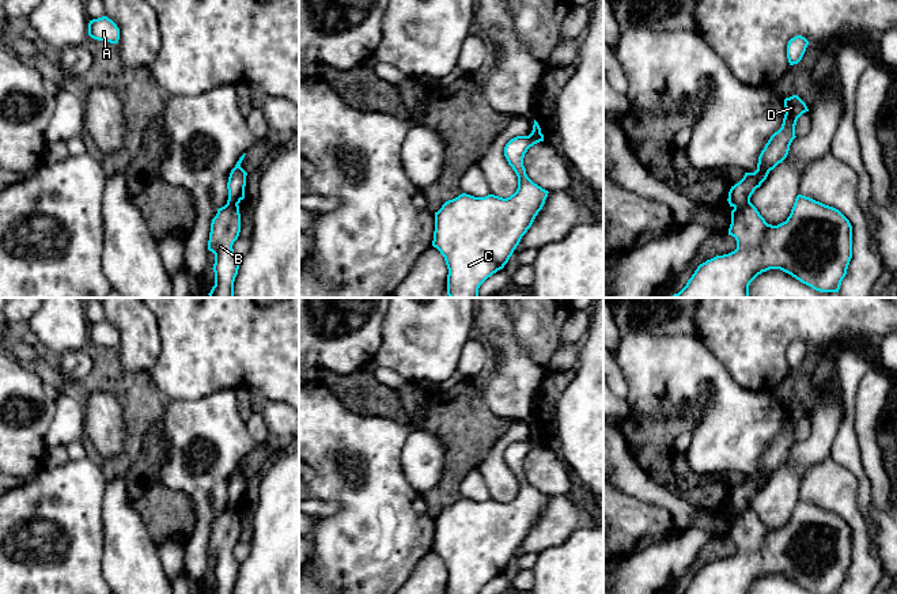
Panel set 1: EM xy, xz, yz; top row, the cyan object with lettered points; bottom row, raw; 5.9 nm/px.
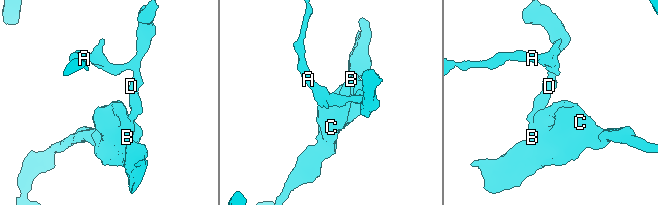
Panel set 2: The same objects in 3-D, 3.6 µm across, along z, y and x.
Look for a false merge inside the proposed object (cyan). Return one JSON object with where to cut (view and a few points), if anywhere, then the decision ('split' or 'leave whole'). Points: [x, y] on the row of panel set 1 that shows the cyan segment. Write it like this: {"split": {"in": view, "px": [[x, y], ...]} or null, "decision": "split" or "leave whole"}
{"split": {"in": "yz", "px": [[749, 200], [734, 208]]}, "decision": "split"}

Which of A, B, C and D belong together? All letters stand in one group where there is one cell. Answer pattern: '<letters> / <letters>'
A D / B C

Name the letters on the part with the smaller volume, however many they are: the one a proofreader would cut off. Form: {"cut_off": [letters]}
{"cut_off": ["A", "D"]}

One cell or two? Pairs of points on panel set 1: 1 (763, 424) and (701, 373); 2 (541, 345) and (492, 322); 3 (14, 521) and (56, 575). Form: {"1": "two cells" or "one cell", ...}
{"1": "one cell", "2": "two cells", "3": "one cell"}

